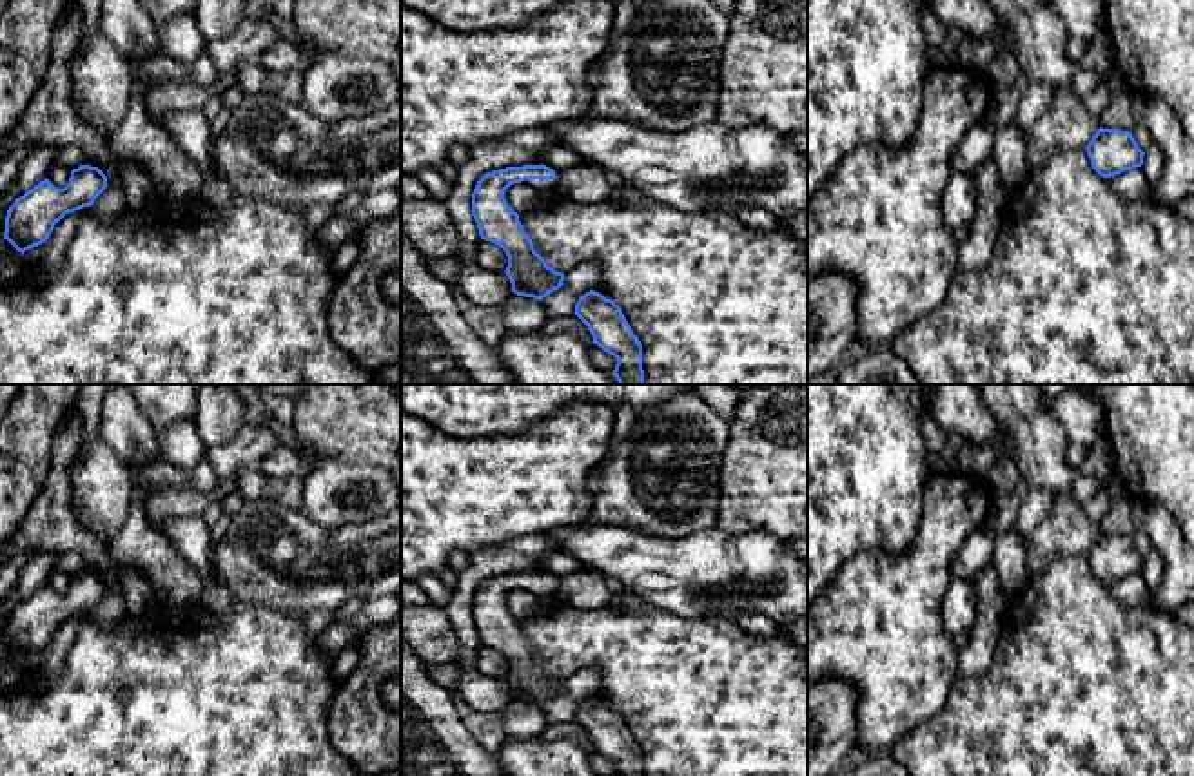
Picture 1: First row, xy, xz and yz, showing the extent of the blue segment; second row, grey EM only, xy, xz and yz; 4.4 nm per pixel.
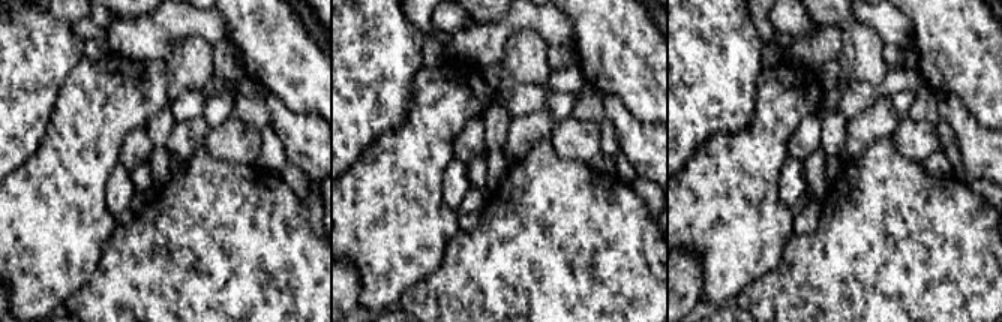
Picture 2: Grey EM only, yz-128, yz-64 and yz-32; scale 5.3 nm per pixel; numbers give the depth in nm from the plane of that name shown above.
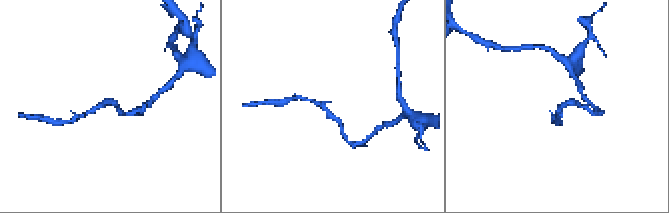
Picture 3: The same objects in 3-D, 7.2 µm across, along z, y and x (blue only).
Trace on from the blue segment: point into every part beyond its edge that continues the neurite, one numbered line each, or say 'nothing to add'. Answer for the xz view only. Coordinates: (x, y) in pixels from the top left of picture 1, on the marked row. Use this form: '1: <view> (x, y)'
1: xz (539, 185)

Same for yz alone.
nothing to add

